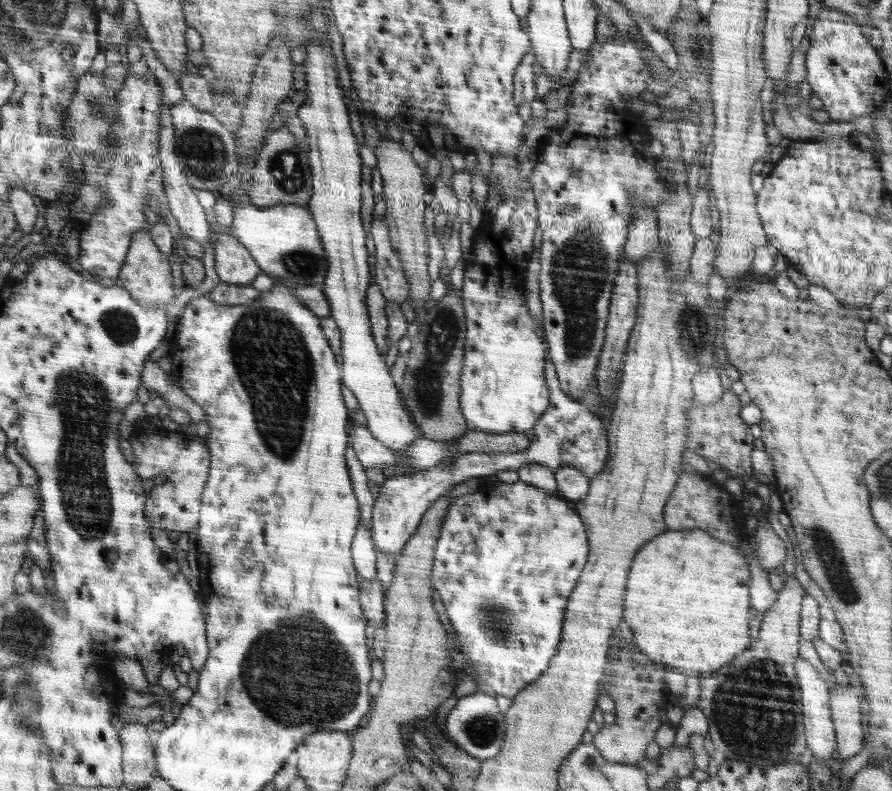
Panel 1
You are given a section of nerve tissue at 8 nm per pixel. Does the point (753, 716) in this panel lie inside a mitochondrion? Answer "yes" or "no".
yes

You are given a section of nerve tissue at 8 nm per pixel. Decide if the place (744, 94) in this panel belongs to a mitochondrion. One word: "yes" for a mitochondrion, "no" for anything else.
no

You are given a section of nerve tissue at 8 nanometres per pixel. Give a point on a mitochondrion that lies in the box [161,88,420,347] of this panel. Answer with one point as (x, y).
(203, 150)

